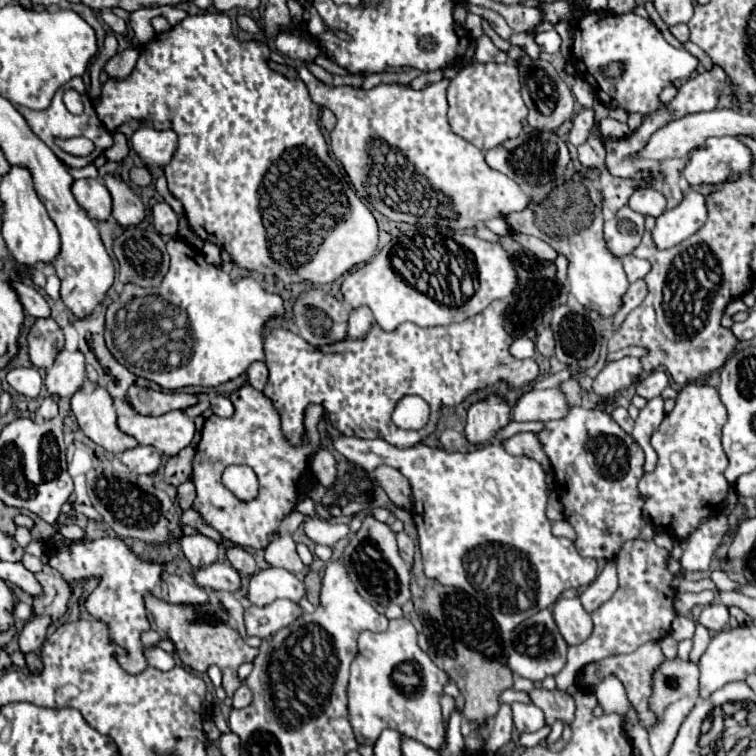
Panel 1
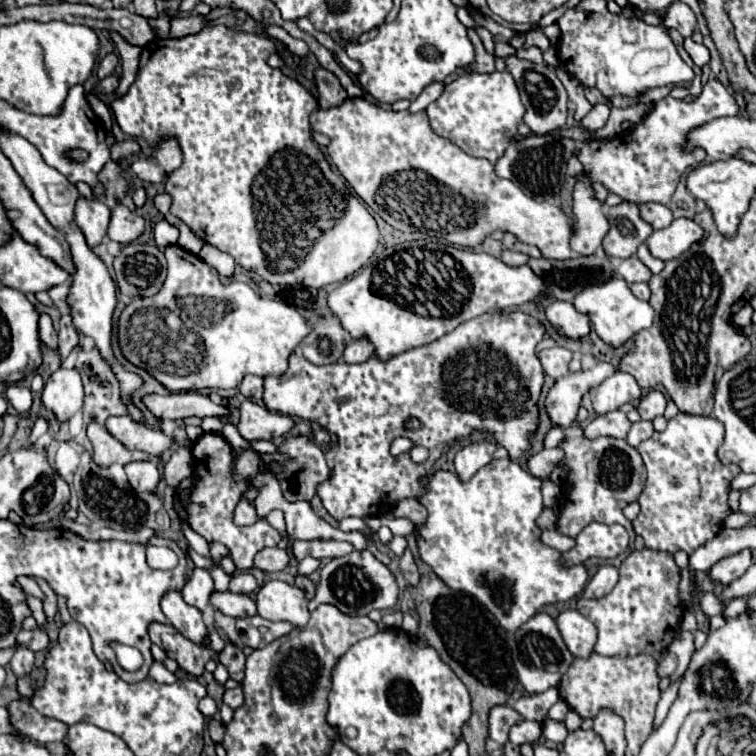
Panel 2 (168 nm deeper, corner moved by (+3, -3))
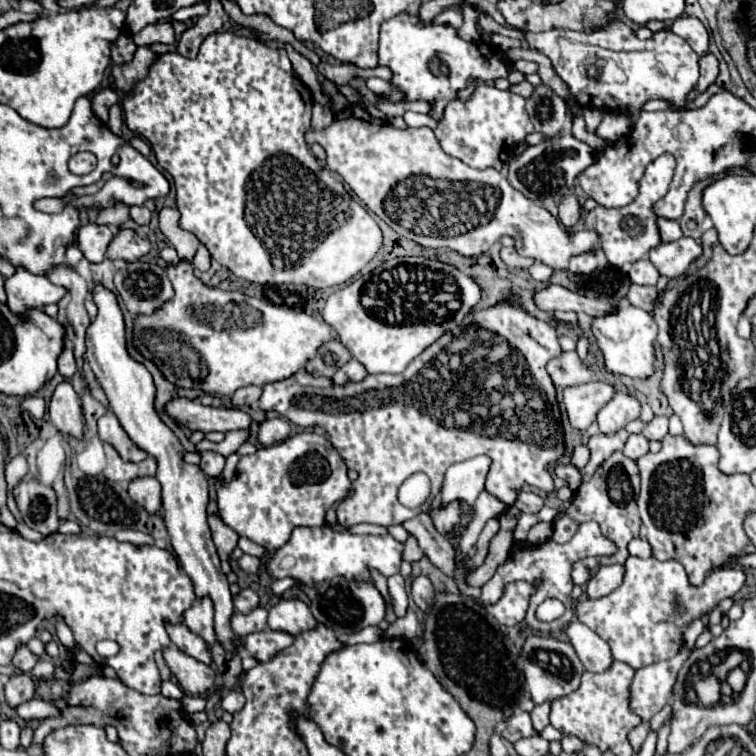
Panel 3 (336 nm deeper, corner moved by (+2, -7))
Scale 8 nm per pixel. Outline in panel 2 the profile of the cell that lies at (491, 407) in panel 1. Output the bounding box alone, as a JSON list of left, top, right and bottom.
[455,442,495,480]

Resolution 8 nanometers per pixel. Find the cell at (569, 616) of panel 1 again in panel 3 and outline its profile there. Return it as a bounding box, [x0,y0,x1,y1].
[566,620,614,672]

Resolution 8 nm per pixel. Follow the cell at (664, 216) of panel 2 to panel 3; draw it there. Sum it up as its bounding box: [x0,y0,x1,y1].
[658,220,682,242]

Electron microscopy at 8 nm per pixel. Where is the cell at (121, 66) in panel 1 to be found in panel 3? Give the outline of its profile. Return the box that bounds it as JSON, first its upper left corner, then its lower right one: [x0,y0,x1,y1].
[92,88,118,122]

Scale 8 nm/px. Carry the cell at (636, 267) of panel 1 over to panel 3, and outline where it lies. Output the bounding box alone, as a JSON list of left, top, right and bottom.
[628,258,660,286]

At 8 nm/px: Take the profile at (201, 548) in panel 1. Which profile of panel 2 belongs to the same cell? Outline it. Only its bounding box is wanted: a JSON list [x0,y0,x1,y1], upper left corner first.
[181,568,213,610]

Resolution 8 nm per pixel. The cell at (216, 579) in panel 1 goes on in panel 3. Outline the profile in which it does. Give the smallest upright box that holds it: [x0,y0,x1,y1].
[232,608,268,638]

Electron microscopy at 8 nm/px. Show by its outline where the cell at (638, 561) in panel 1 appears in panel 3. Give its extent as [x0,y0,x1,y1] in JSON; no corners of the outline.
[576,556,744,670]

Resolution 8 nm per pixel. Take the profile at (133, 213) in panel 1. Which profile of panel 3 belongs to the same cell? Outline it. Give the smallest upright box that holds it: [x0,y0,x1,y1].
[108,228,150,262]

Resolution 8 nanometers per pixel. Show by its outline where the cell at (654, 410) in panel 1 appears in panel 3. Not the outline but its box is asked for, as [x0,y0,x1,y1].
[622,434,648,460]

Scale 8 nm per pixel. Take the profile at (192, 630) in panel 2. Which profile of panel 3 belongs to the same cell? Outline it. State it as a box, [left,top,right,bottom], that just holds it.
[166,624,212,664]

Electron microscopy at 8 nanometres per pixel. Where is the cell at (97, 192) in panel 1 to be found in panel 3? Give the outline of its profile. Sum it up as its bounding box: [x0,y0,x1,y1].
[76,224,114,264]

